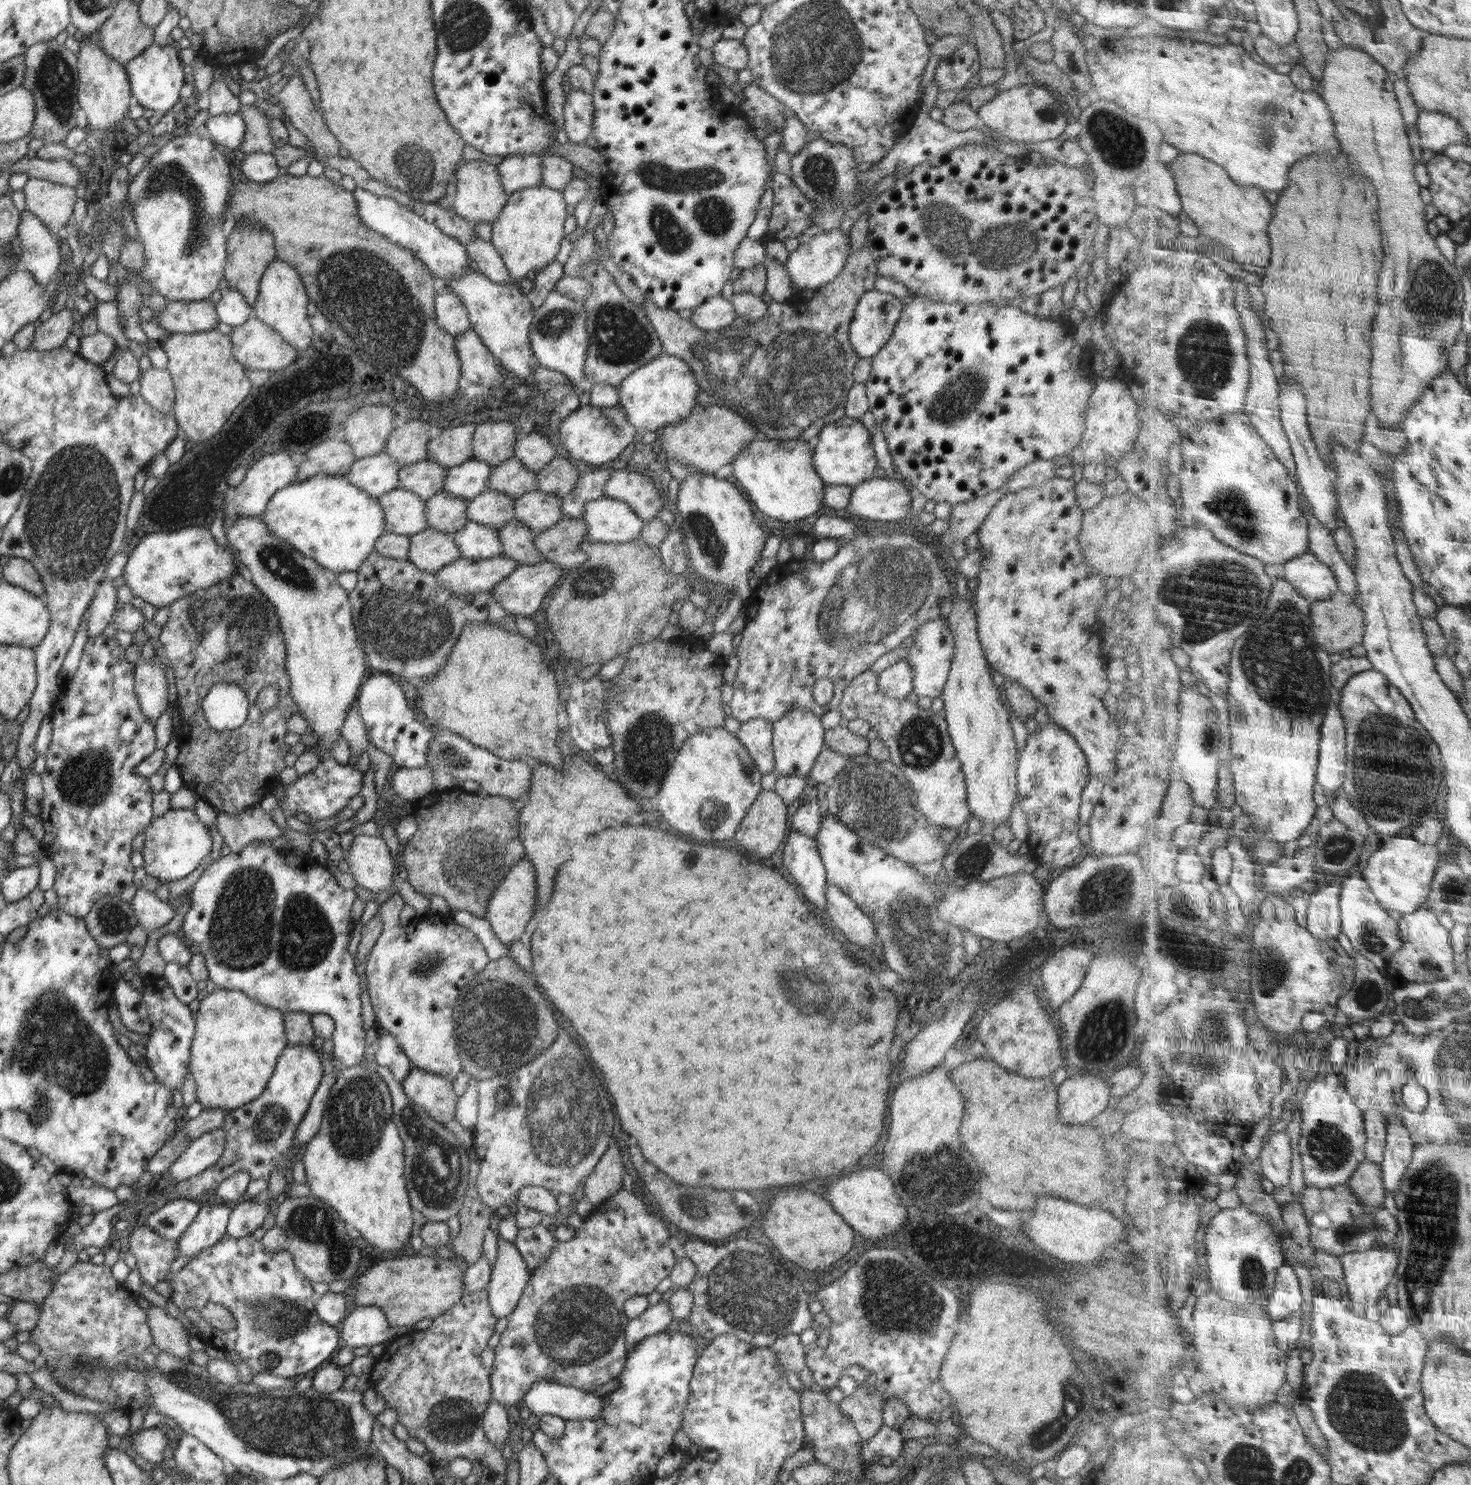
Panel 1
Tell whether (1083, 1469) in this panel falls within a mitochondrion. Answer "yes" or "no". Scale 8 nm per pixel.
no

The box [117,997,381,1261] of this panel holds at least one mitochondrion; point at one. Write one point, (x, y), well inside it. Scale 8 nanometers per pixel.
(273, 1119)

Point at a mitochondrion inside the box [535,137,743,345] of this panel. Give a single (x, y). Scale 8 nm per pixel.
(712, 216)

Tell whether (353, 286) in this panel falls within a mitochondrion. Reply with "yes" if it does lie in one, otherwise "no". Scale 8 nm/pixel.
yes

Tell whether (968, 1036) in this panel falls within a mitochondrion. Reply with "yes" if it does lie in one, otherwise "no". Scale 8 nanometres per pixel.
no

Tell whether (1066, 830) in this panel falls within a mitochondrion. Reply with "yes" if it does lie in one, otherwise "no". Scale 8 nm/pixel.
no

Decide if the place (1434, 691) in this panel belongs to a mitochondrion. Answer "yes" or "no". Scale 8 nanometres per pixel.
no

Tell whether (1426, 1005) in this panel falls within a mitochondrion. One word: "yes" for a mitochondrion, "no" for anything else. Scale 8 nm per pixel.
yes

